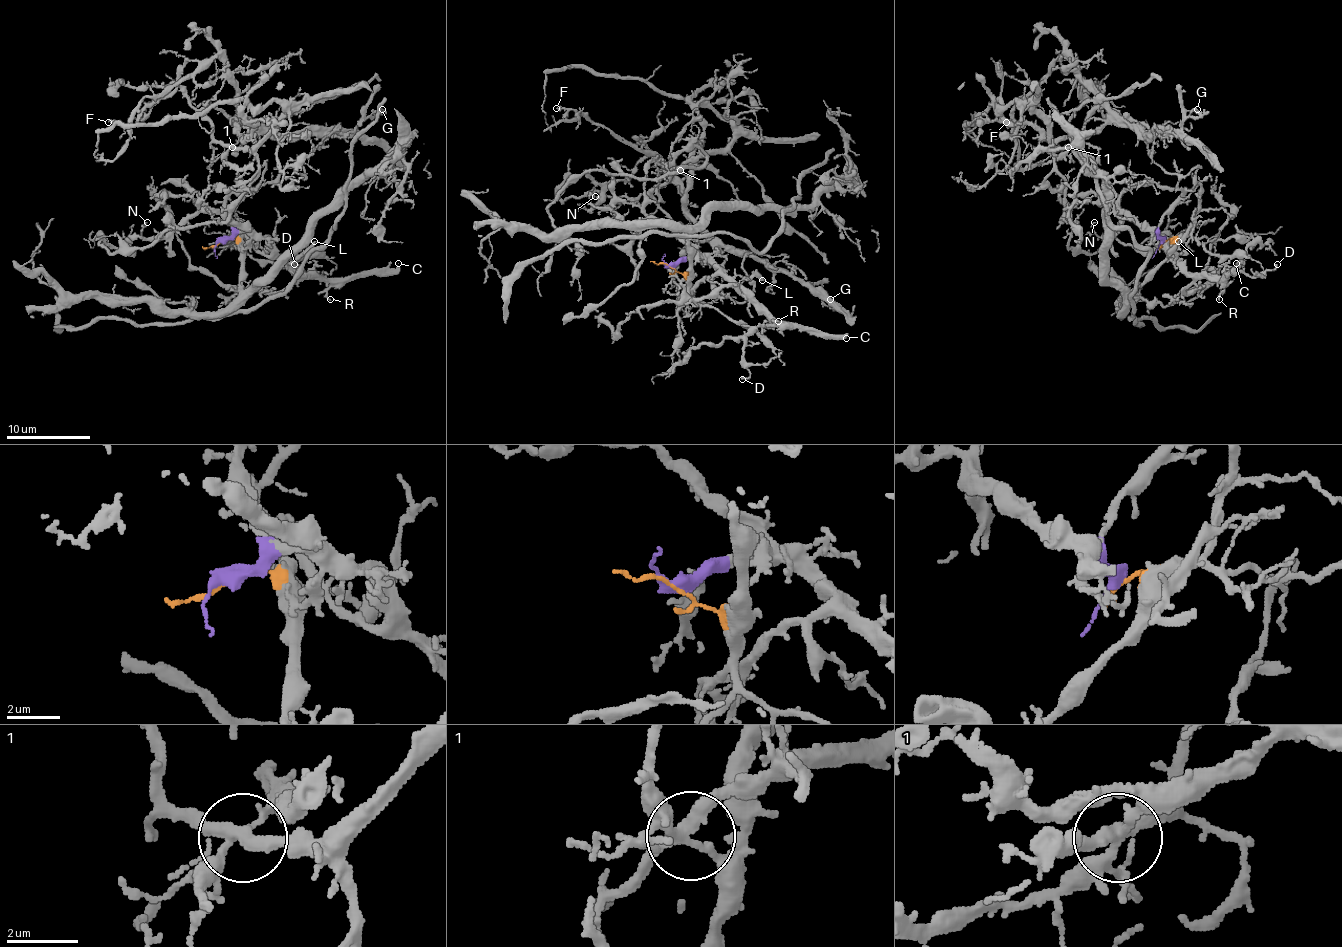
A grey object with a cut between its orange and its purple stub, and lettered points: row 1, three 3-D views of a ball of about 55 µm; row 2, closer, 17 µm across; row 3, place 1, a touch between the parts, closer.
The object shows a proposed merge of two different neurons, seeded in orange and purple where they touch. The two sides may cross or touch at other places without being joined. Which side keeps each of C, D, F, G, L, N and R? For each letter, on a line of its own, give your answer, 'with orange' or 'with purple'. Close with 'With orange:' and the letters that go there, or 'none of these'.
C: with purple
D: with purple
F: with purple
G: with purple
L: with purple
N: with purple
R: with purple
With orange: none of these

